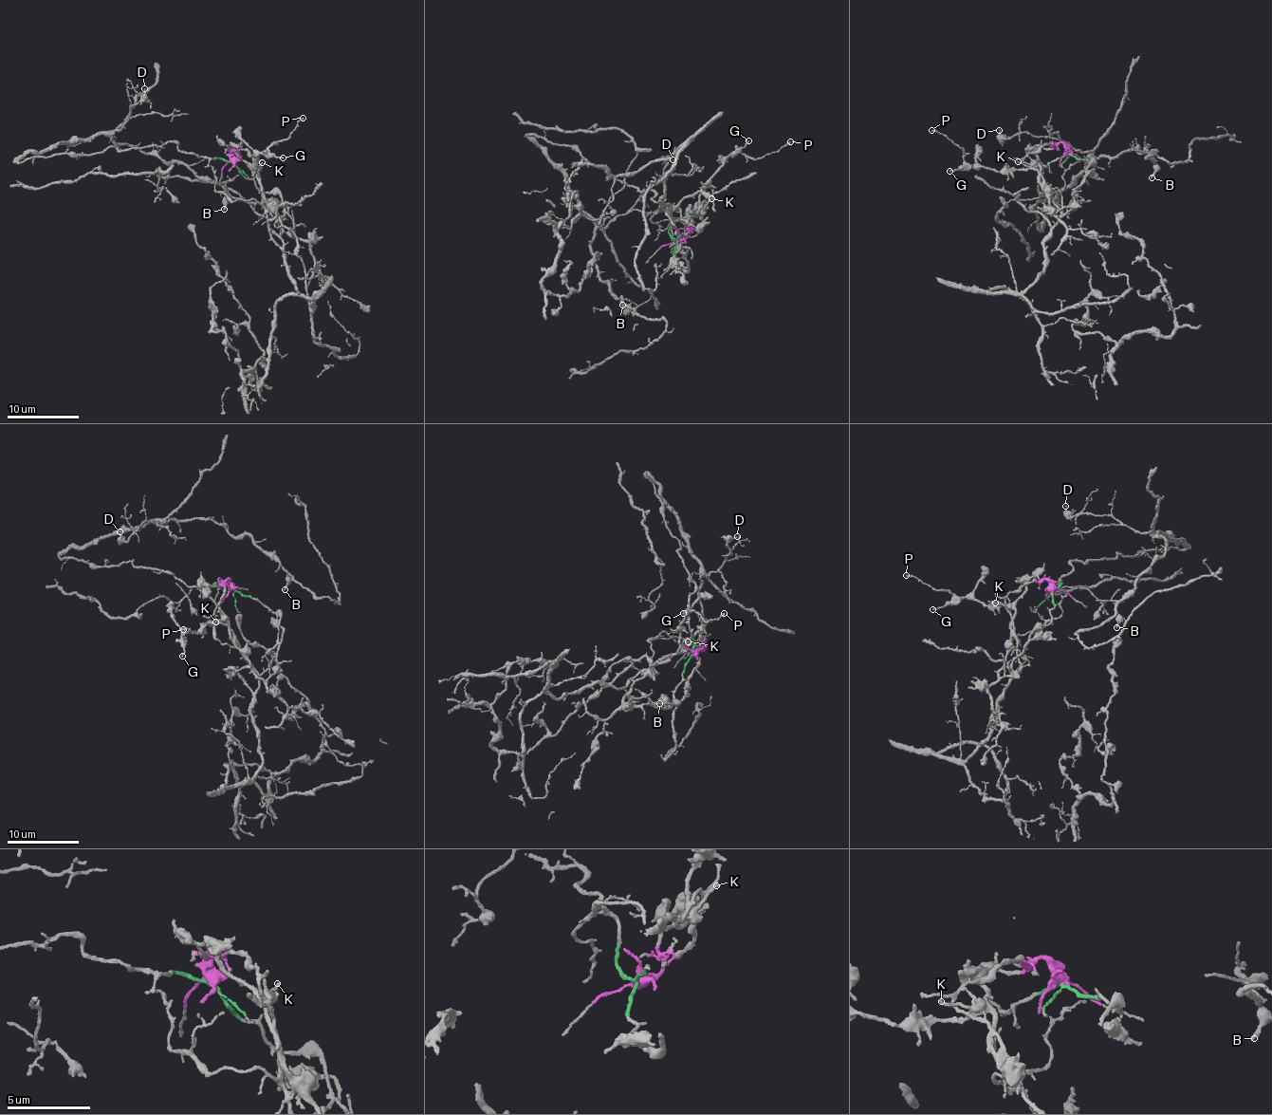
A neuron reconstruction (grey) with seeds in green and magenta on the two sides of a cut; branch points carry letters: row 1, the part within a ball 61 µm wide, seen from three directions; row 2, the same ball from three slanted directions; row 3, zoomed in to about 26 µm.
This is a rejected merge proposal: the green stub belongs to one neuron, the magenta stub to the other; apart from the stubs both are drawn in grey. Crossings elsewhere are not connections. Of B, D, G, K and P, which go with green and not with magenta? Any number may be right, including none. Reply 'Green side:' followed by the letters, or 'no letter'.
Green side: B, D

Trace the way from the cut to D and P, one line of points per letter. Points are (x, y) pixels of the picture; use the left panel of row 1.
D: (232, 161), (186, 154), (168, 142), (18, 161), (56, 142), (122, 129), (131, 108), (146, 100), (145, 88)
P: (233, 161), (235, 151), (247, 149), (252, 157), (250, 167), (259, 153), (289, 139), (302, 118)

